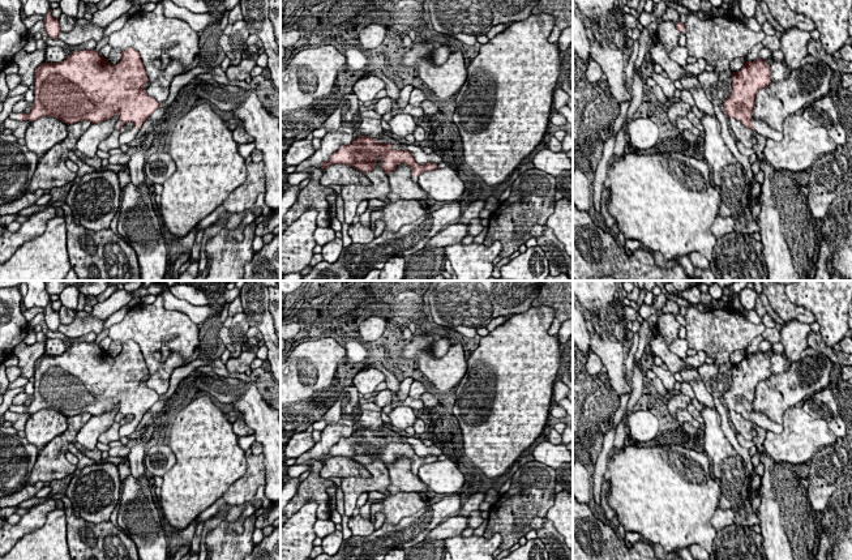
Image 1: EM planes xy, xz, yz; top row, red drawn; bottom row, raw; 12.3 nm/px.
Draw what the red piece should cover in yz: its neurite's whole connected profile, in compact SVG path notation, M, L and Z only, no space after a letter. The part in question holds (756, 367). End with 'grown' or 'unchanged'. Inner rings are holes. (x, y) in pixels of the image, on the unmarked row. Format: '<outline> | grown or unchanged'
M761 350L745 354L745 358L732 366L732 385L723 396L723 403L728 411L735 410L746 420L774 433L783 432L783 424L778 424L762 412L753 411L755 388L759 381L771 376L771 362Z | grown

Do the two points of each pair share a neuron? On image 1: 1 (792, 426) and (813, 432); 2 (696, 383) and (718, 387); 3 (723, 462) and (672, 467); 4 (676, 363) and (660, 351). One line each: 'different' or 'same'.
1: same
2: different
3: different
4: same

